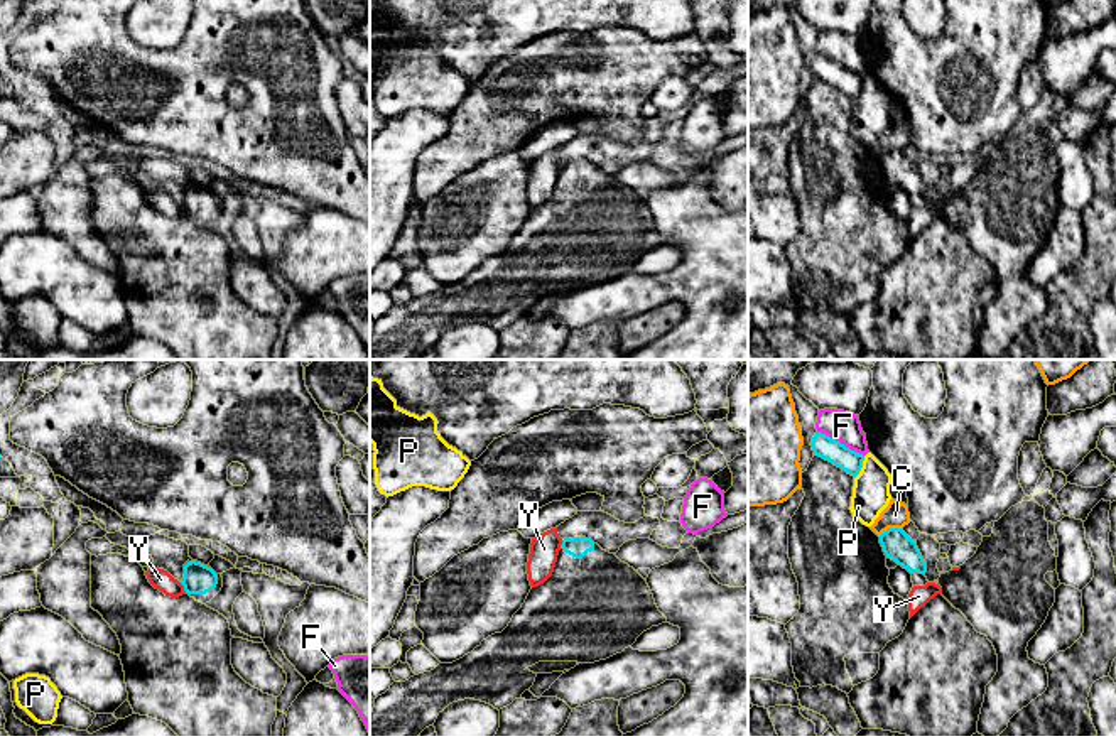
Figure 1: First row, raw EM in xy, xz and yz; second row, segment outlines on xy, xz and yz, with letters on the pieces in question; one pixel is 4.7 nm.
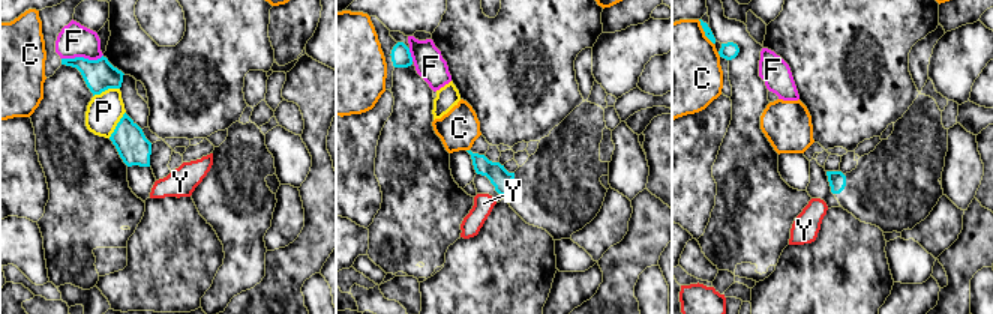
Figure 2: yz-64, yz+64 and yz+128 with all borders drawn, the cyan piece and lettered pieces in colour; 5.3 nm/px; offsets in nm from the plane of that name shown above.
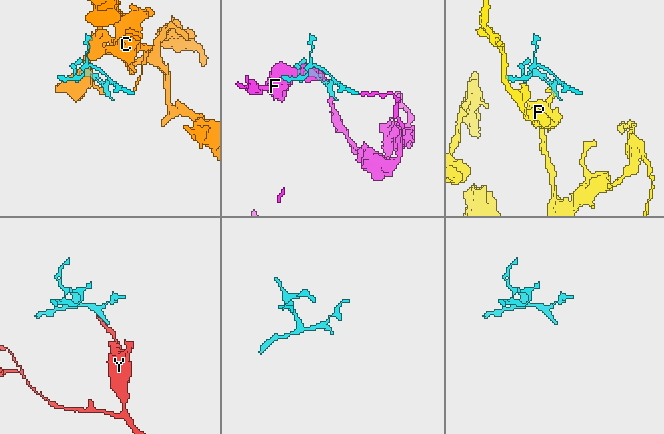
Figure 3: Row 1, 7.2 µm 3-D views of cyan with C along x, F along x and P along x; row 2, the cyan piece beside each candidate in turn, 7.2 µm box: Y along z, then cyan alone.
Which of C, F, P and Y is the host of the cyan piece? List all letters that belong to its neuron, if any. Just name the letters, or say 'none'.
none

